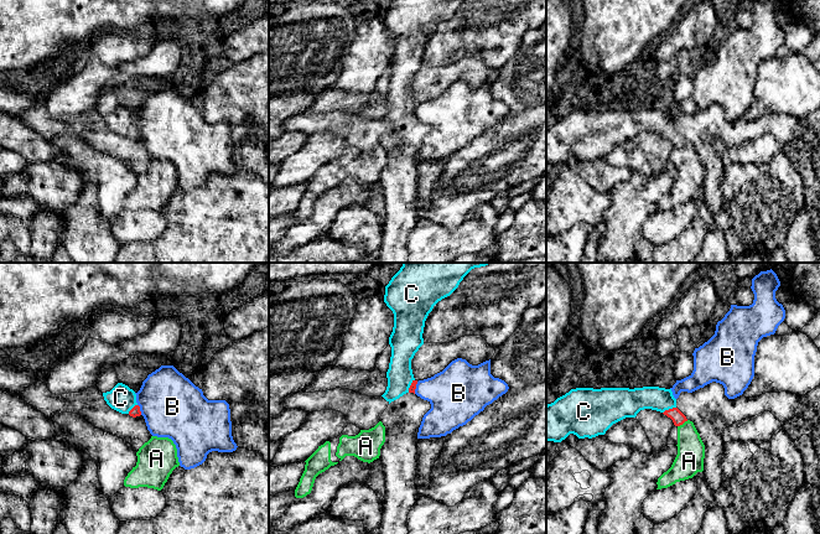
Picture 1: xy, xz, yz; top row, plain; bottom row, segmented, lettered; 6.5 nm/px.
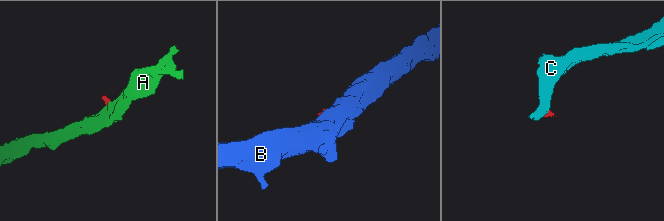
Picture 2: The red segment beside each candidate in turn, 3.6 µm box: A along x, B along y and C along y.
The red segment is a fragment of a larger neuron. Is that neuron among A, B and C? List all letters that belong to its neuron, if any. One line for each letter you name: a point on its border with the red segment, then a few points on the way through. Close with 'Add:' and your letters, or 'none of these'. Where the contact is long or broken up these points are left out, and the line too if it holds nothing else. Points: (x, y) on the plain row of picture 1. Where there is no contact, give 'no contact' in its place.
C: contact yz (669, 131)
Add: C

